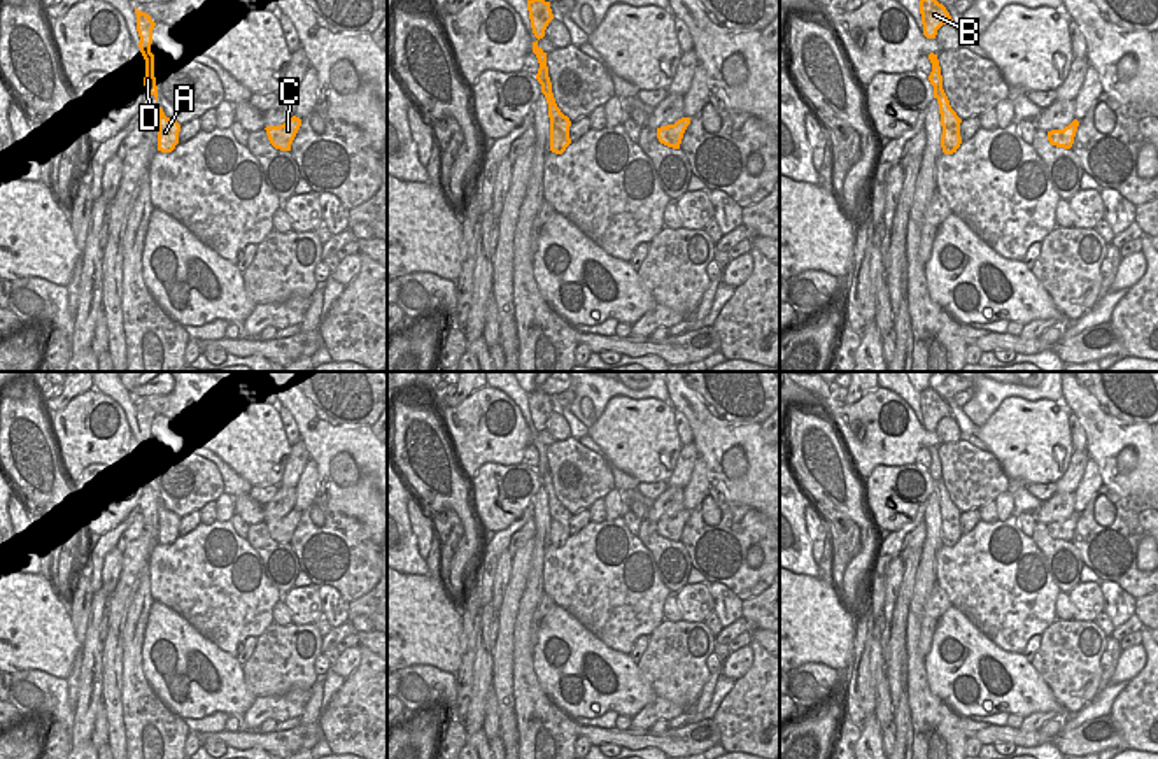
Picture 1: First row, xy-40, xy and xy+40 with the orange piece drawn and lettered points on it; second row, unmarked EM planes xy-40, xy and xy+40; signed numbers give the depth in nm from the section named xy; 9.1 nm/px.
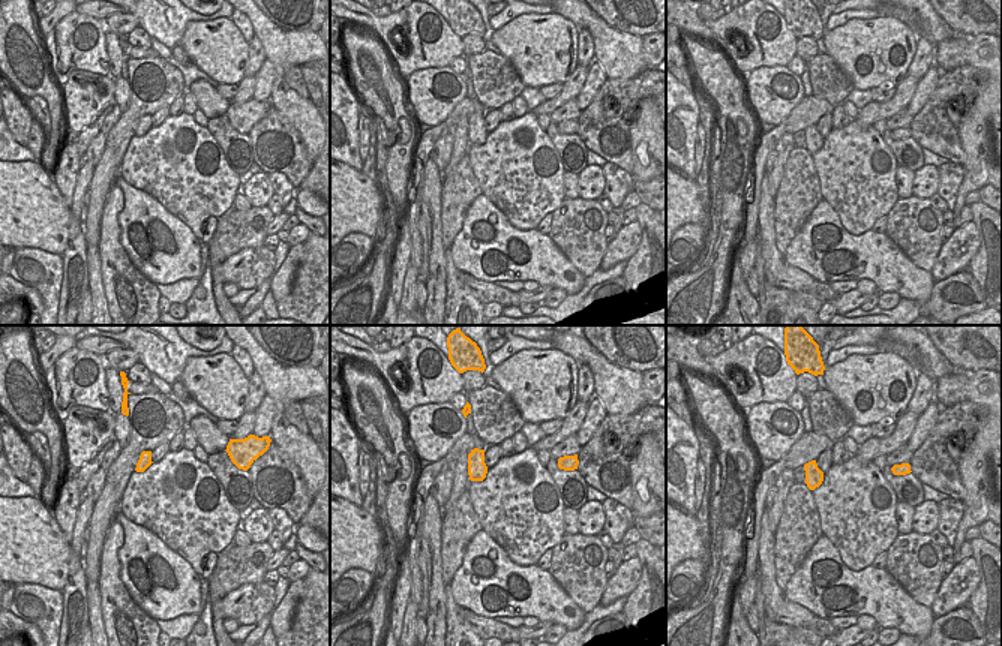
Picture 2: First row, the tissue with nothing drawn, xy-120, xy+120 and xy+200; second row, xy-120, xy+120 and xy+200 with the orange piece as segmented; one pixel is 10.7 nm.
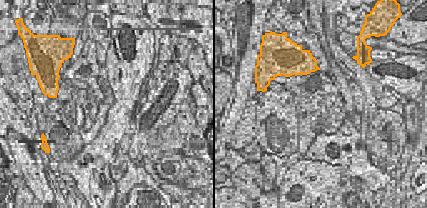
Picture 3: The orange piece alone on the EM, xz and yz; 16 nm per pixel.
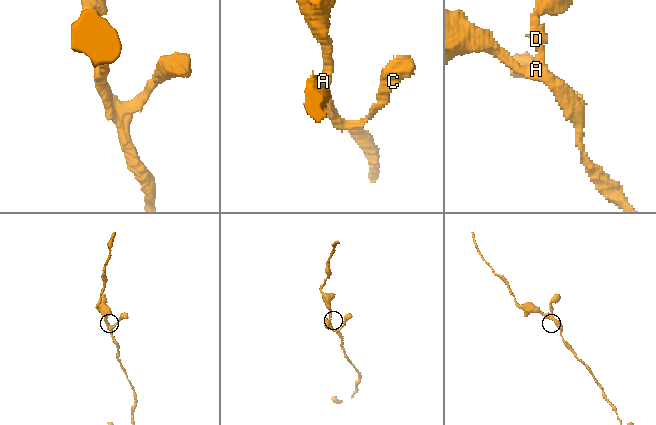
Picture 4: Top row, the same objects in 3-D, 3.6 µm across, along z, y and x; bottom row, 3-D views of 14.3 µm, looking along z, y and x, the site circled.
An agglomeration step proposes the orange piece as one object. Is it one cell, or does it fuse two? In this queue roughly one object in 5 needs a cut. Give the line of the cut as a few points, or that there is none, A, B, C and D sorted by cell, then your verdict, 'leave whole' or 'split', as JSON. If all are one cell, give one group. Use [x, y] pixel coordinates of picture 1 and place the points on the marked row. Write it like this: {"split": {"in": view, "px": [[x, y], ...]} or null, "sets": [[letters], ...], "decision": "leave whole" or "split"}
{"split": null, "sets": [["A", "B", "C", "D"]], "decision": "leave whole"}

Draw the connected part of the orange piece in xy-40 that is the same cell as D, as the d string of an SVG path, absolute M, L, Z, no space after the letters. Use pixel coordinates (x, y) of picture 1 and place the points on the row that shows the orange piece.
M135 7L135 14L137 14L137 32L140 37L138 47L145 60L144 86L145 86L145 91L149 91L158 102L158 86L154 77L154 54L151 53L152 30L156 23L151 19L149 14L138 11L137 7Z

